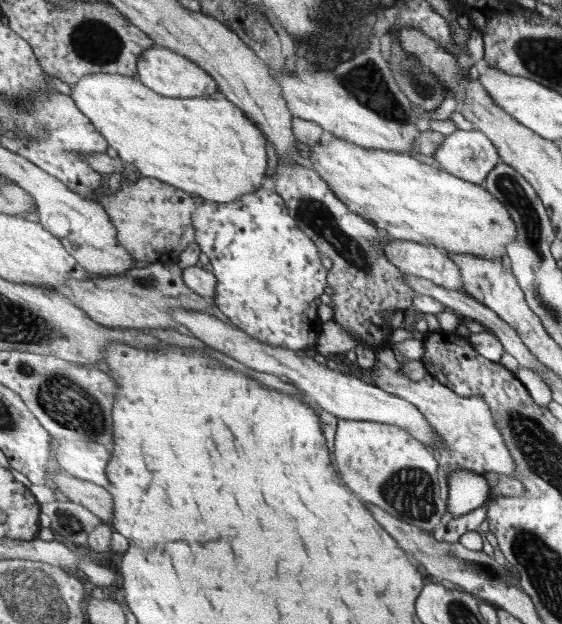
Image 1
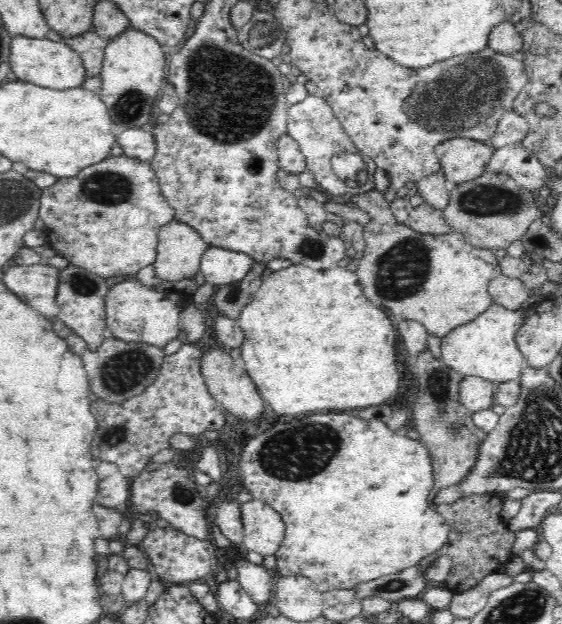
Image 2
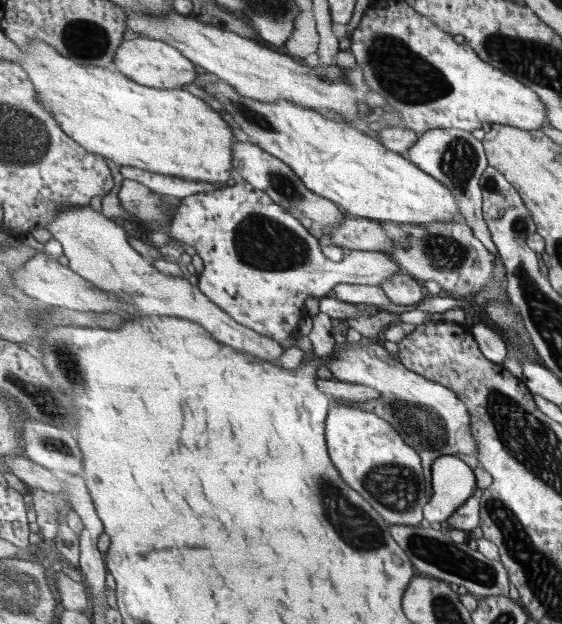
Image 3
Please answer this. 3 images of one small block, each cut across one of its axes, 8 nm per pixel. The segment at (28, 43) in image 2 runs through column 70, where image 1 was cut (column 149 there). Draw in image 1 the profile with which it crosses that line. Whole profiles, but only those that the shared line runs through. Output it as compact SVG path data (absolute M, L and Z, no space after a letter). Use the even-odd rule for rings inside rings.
M155 45L145 51L139 58L138 69L139 78L151 90L169 98L214 97L217 94L217 81L207 70L184 55L163 46Z

